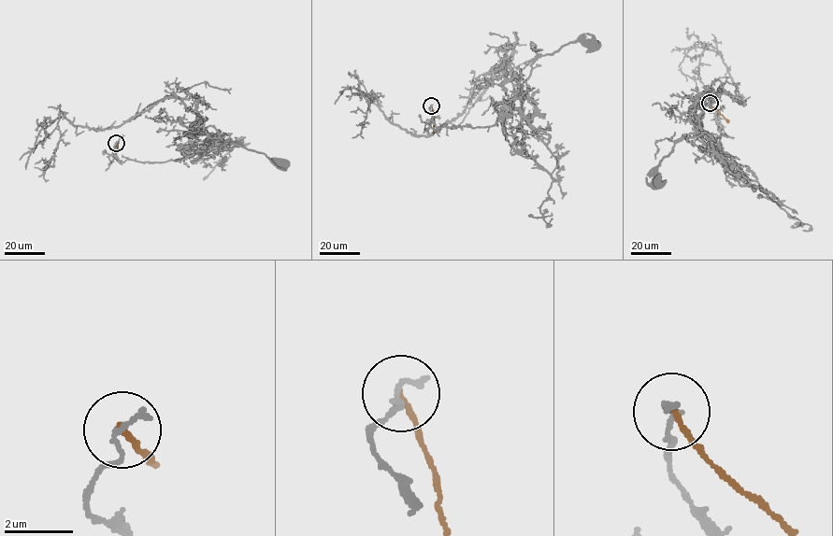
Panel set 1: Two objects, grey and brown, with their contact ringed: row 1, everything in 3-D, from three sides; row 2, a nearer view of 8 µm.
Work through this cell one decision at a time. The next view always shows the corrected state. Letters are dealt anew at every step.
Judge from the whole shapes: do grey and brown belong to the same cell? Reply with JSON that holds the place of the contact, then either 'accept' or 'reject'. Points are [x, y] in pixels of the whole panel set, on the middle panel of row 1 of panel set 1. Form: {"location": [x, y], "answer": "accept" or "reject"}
{"location": [431, 105], "answer": "reject"}

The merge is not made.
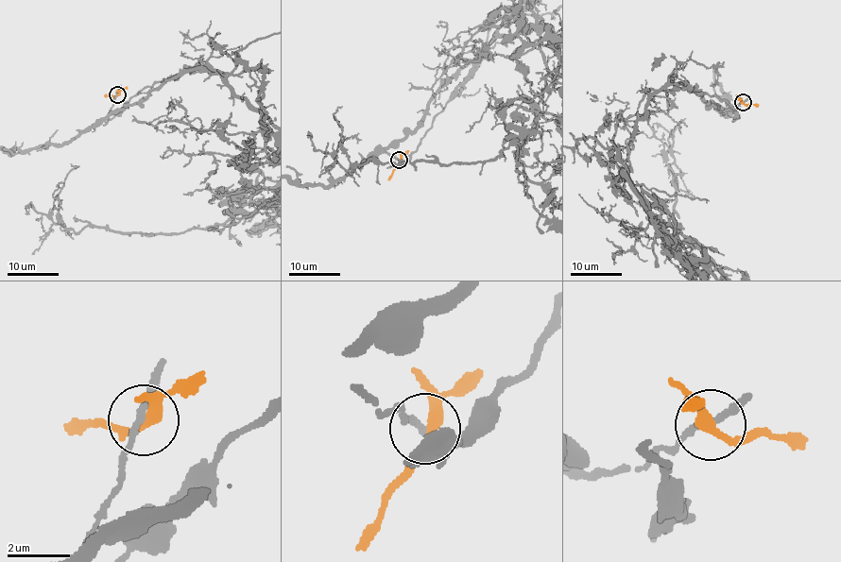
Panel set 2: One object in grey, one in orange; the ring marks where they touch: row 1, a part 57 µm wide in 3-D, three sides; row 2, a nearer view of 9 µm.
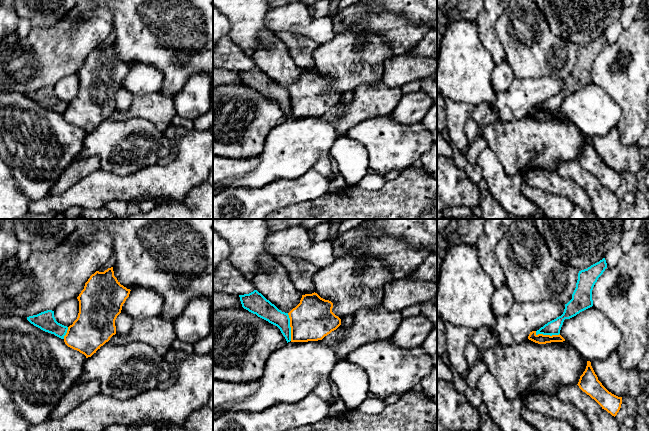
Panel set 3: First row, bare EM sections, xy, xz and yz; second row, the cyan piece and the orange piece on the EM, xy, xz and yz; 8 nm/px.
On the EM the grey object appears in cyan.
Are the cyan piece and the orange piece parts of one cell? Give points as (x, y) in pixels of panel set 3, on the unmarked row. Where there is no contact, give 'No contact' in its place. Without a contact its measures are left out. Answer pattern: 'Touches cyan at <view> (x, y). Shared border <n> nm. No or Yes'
Touches cyan at xz (290, 103). Shared border 220 nm. No

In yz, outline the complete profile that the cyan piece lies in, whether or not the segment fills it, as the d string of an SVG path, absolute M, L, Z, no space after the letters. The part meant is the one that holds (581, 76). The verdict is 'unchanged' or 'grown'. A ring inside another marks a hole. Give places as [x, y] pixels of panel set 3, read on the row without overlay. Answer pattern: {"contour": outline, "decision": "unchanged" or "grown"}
{"contour": "M603 34L587 45L579 47L576 64L572 70L572 75L565 80L563 90L537 106L536 111L559 111L565 95L570 95L580 88L592 83L593 63L606 44L607 39L605 34Z", "decision": "unchanged"}

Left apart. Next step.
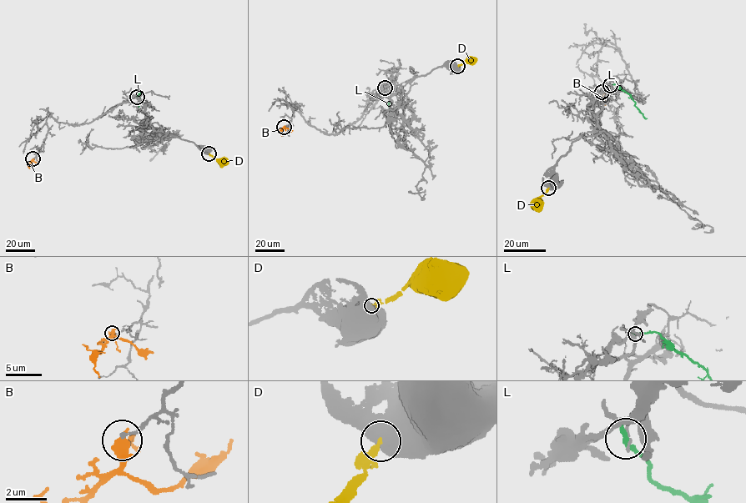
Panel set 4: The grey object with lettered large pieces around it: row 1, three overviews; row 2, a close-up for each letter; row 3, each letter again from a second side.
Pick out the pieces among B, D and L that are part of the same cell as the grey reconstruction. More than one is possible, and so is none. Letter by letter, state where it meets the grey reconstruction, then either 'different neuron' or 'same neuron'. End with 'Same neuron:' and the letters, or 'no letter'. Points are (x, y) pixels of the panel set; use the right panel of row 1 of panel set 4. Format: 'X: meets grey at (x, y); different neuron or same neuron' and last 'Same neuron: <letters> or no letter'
B: meets grey at (602, 92); different neuron
D: meets grey at (548, 188); different neuron
L: meets grey at (610, 85); different neuron
Same neuron: no letter

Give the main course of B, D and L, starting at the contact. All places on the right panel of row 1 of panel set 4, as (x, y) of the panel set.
B: (602, 92), (602, 101), (605, 105)
D: (549, 188), (540, 198), (541, 202), (535, 210)
L: (610, 85), (616, 84), (631, 96), (635, 105), (647, 118)

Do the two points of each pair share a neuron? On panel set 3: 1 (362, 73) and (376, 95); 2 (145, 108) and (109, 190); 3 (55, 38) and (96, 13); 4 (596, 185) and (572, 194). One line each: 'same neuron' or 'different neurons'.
1: different neurons
2: different neurons
3: same neuron
4: different neurons

